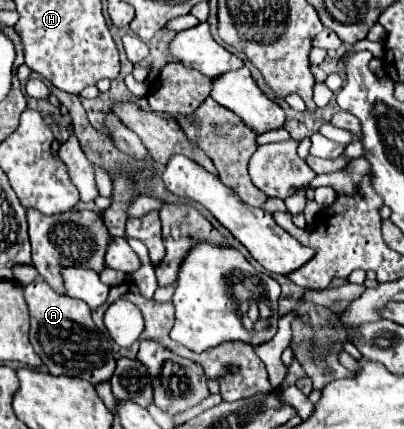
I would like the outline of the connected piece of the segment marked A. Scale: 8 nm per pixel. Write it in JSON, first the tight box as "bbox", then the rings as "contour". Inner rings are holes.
{"bbox":[23,279,115,385],"contour":[[[37,279],[23,287],[23,297],[31,315],[31,343],[35,353],[43,359],[49,373],[81,377],[93,385],[111,379],[115,371],[115,359],[107,337],[91,319],[91,309],[85,301],[59,295],[49,283]]]}

